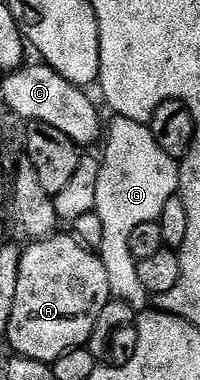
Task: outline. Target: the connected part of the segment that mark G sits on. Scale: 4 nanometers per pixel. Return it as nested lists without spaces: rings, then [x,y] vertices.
[[[114,115],[110,120],[105,134],[105,143],[107,142],[105,154],[100,159],[97,188],[95,188],[94,213],[99,216],[101,226],[103,226],[103,240],[97,250],[105,270],[107,270],[112,297],[116,301],[125,303],[132,311],[142,312],[148,309],[149,295],[147,289],[141,284],[140,276],[137,275],[138,261],[130,254],[129,238],[141,224],[158,221],[165,204],[171,198],[176,197],[176,194],[171,191],[171,165],[176,162],[176,159],[158,147],[157,140],[154,139],[150,127],[146,123],[119,115]]]

